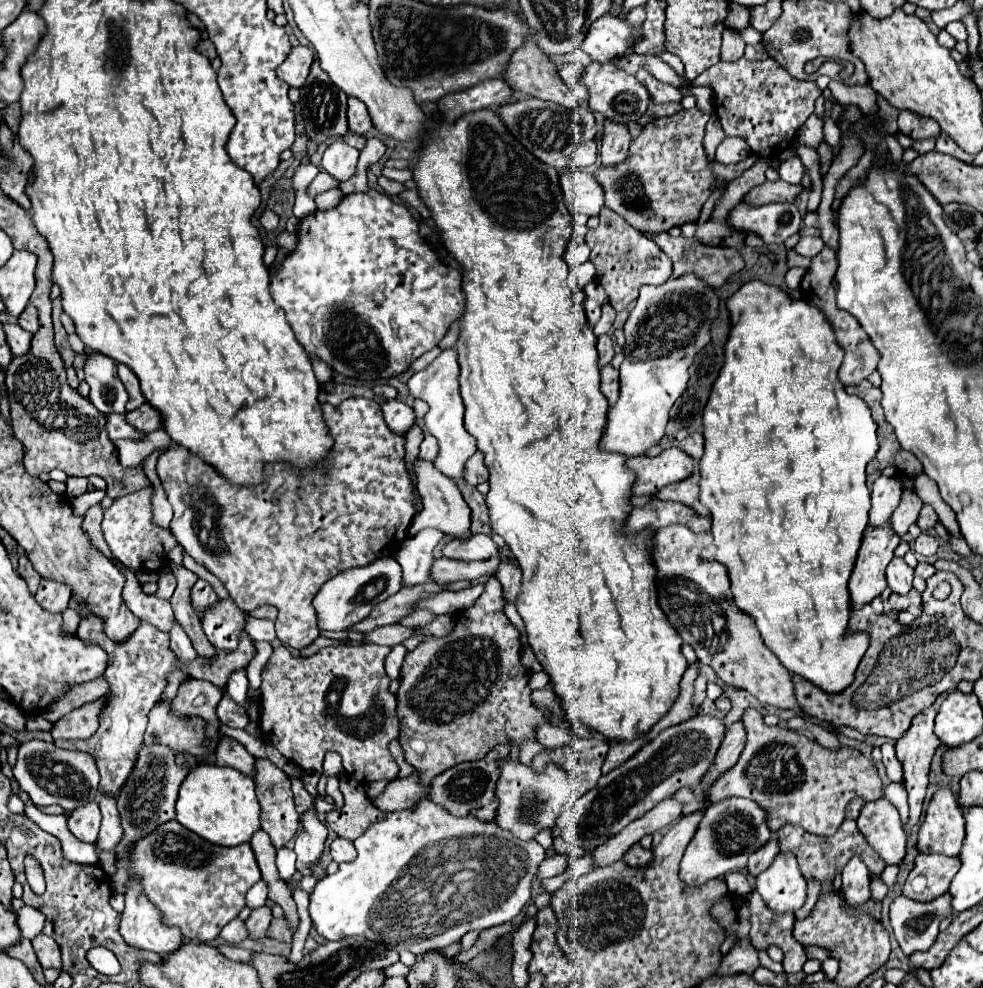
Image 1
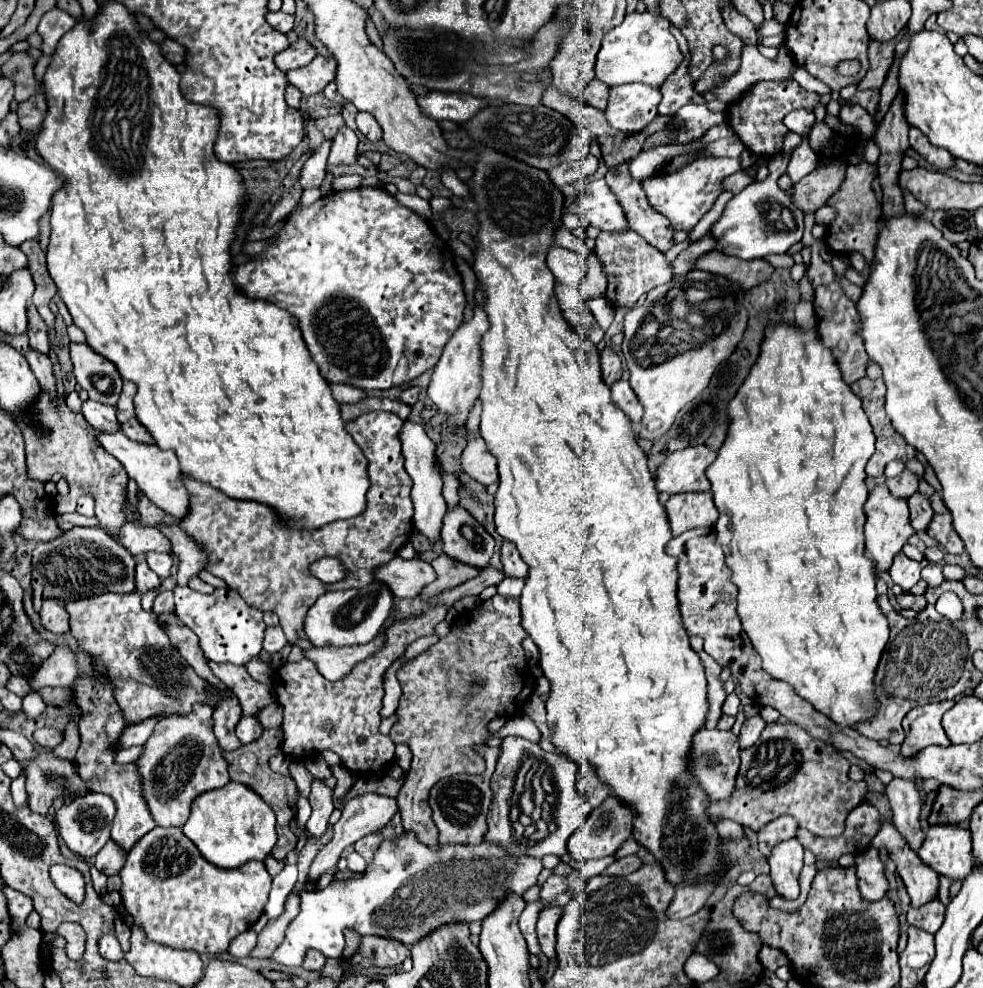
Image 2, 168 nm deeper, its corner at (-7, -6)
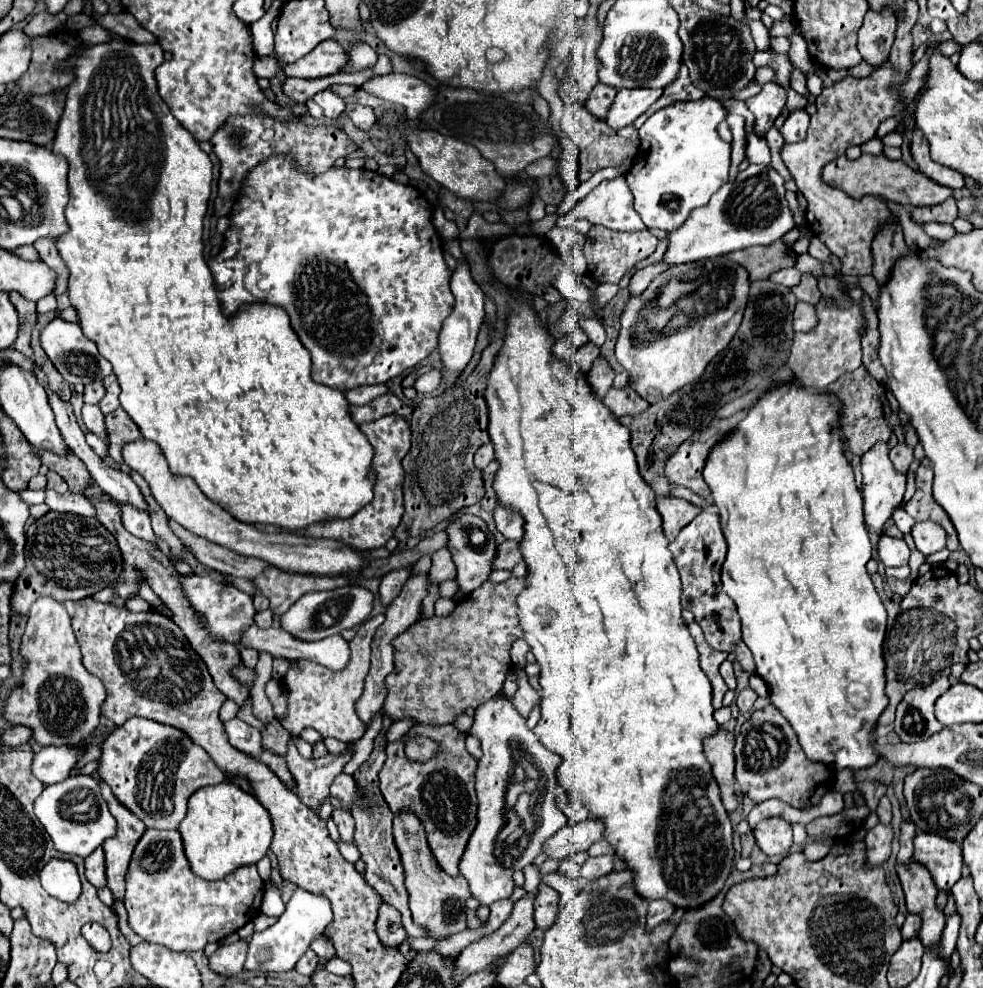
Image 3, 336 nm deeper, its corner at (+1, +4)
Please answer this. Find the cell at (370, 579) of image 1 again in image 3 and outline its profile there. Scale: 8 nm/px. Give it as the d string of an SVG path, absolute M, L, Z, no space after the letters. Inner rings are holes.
M349 584L331 592L307 592L281 616L281 630L289 632L297 640L313 642L333 634L341 634L341 630L359 626L371 614L371 608L373 594L357 584Z

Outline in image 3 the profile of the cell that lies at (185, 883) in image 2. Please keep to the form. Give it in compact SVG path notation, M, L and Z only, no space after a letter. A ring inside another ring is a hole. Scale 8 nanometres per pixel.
M145 830L135 846L127 872L125 908L131 928L147 942L167 946L175 952L193 952L209 942L219 942L237 932L259 914L263 880L255 866L243 866L225 880L207 882L195 876L183 852L177 830Z

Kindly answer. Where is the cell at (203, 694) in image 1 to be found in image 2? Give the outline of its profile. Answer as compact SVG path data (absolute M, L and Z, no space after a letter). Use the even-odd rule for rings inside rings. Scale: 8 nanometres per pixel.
M207 702L197 704L187 716L169 716L165 720L161 720L151 738L145 742L145 752L143 756L137 760L139 772L143 774L143 792L145 792L145 800L147 806L155 818L155 822L159 826L183 826L189 818L189 804L193 802L195 796L213 790L213 788L221 788L229 782L229 772L227 772L227 762L223 758L223 750L217 746L217 738L213 734L213 706L209 706Z

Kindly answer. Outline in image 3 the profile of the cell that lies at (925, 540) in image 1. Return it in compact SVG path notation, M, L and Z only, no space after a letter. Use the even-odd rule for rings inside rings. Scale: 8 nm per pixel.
M915 522L911 528L911 536L917 550L921 550L925 556L931 556L945 548L945 530L937 522Z

